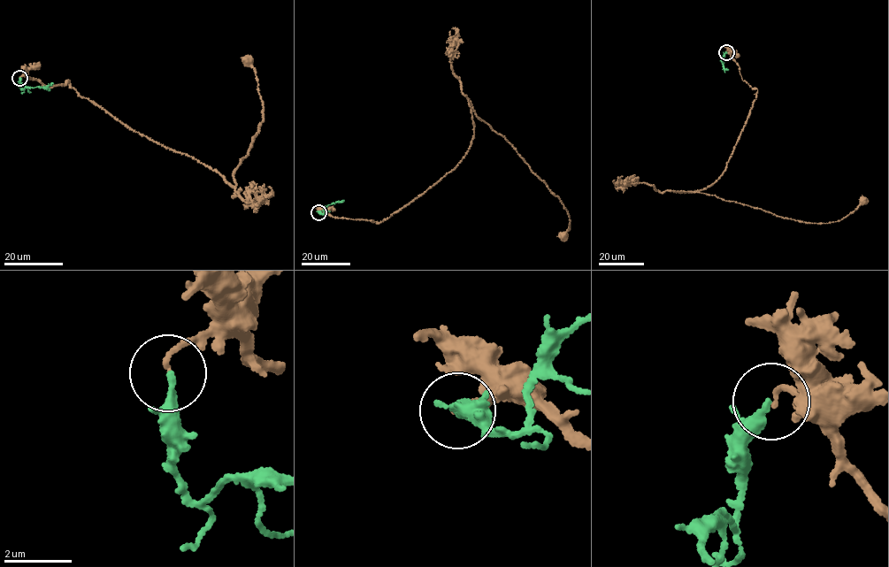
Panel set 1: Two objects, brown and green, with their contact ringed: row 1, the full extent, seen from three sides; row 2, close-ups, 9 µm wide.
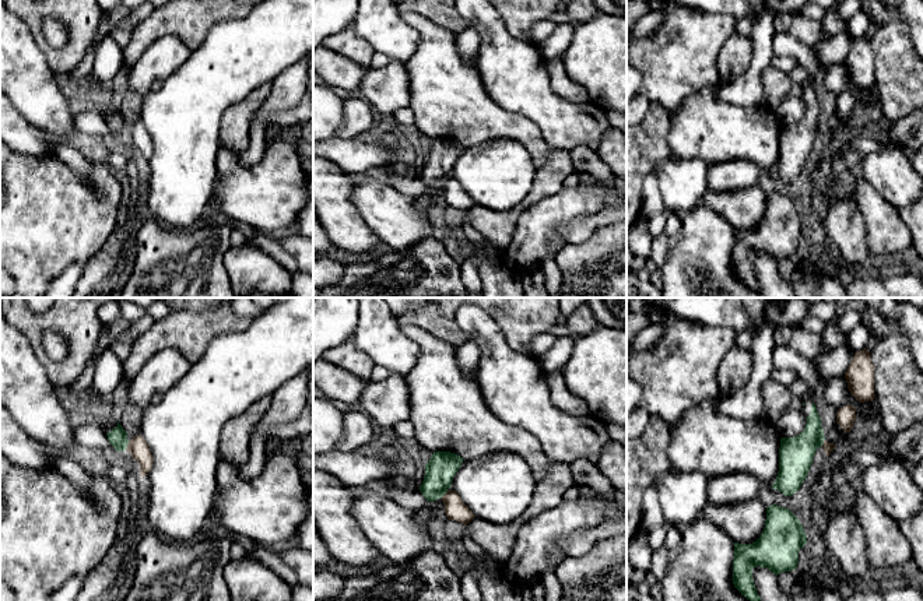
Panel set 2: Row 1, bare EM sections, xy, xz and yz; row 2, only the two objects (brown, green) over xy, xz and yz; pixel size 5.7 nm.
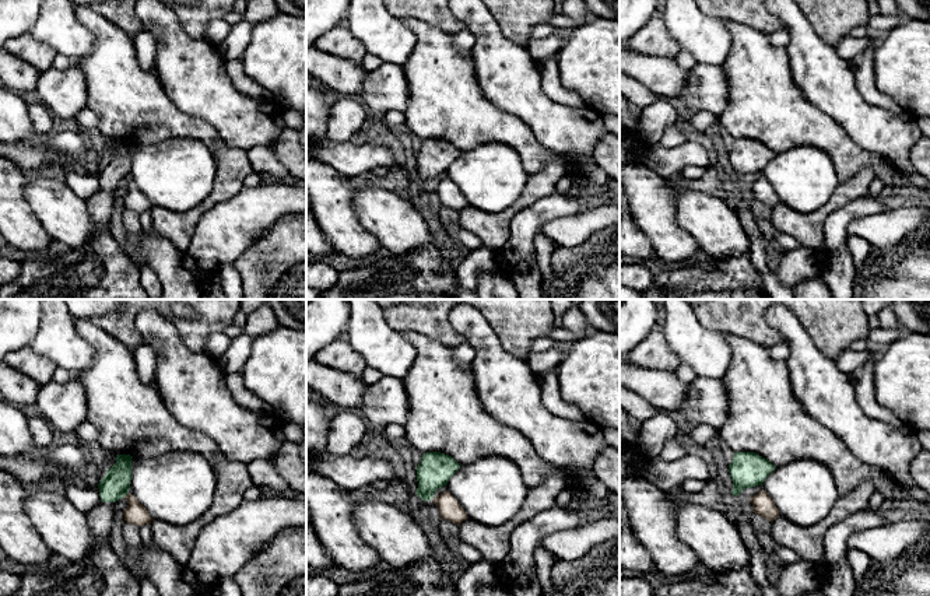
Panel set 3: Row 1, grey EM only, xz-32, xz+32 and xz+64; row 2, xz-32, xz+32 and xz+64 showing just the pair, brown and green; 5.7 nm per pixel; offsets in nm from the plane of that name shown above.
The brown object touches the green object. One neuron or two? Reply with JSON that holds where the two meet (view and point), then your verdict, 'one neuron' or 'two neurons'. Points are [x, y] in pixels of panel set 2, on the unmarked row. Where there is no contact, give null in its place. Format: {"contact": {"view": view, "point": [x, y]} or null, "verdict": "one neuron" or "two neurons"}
{"contact": {"view": "xy", "point": [127, 133]}, "verdict": "two neurons"}

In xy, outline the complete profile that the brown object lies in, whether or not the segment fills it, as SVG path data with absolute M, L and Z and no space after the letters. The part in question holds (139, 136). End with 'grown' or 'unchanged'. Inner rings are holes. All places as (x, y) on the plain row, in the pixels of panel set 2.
M141 122L134 123L126 136L140 152L140 162L144 165L152 154L154 145L151 137Z; unchanged

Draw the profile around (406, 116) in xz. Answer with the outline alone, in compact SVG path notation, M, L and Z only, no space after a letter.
M411 108L396 110L392 117L399 124L399 127L414 126L415 123L415 116Z

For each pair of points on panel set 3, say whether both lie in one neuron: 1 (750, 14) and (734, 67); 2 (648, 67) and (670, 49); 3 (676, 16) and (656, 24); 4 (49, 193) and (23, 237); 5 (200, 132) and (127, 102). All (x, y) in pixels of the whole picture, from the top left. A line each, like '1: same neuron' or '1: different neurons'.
1: different neurons
2: different neurons
3: different neurons
4: different neurons
5: same neuron

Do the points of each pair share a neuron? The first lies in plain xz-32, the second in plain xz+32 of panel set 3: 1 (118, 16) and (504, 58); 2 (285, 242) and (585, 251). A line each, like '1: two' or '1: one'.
1: two
2: one

